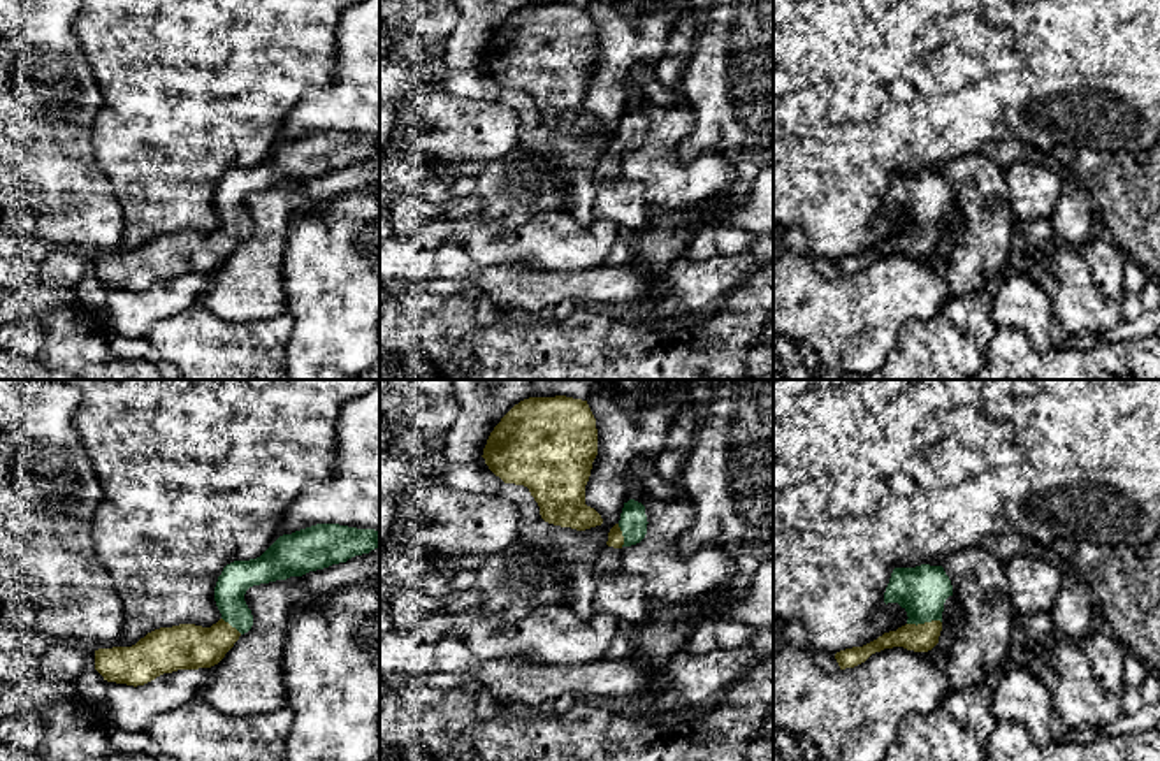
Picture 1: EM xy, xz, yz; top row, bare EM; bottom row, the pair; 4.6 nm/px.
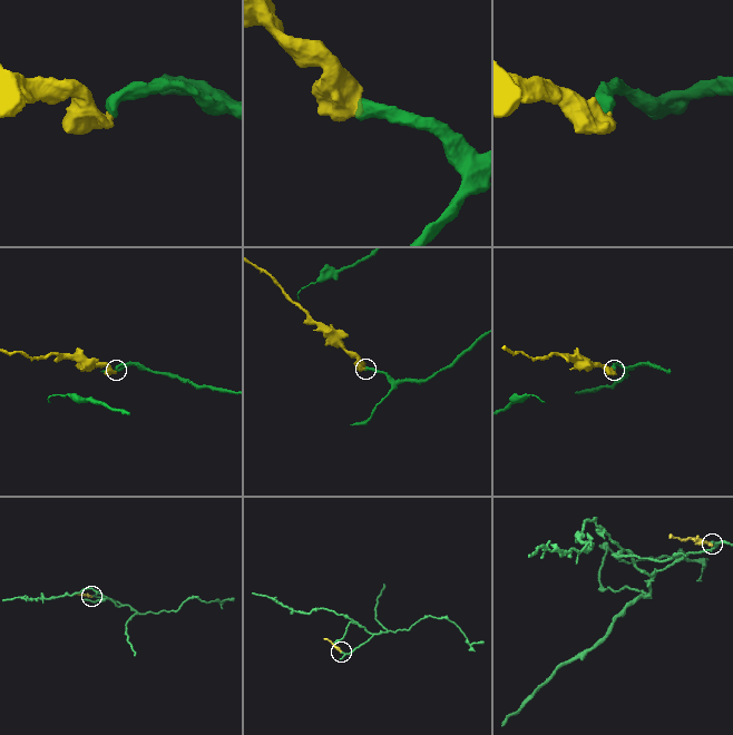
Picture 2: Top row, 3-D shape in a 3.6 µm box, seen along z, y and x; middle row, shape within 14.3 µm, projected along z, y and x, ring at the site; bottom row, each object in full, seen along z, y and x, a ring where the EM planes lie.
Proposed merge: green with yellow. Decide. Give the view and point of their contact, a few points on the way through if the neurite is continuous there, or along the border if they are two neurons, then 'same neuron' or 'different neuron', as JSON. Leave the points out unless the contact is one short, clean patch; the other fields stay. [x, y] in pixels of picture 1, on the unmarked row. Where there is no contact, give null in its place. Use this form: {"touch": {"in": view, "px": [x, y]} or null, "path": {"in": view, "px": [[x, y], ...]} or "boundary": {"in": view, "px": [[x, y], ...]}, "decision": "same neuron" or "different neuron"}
{"touch": {"in": "yz", "px": [923, 229]}, "path": {"in": "yz", "px": [[921, 197], [923, 229], [923, 243]]}, "decision": "same neuron"}

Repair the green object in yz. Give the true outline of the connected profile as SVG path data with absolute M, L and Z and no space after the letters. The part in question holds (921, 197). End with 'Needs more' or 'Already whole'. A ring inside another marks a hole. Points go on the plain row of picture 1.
M942 172L895 174L884 209L898 209L907 218L907 230L863 253L837 258L840 276L854 274L884 255L932 257L939 250L944 209L949 202L953 202L953 192Z. Needs more

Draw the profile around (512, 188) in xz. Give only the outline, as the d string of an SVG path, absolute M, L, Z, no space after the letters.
M520 144L487 162L475 179L475 192L457 199L448 218L482 218L513 228L538 213L568 207L548 162Z

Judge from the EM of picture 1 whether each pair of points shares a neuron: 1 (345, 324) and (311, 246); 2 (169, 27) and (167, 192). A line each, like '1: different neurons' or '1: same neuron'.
1: same neuron
2: same neuron

